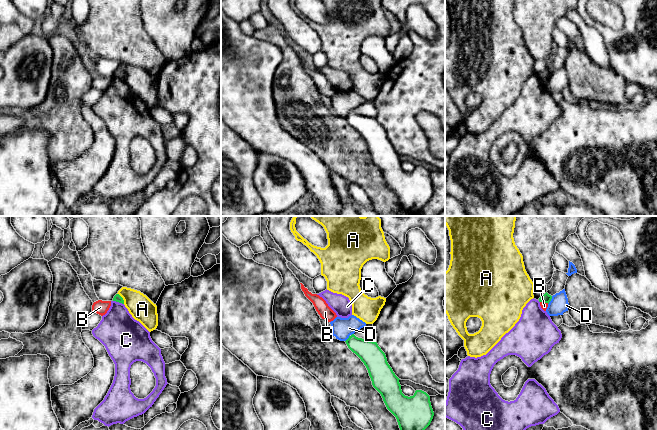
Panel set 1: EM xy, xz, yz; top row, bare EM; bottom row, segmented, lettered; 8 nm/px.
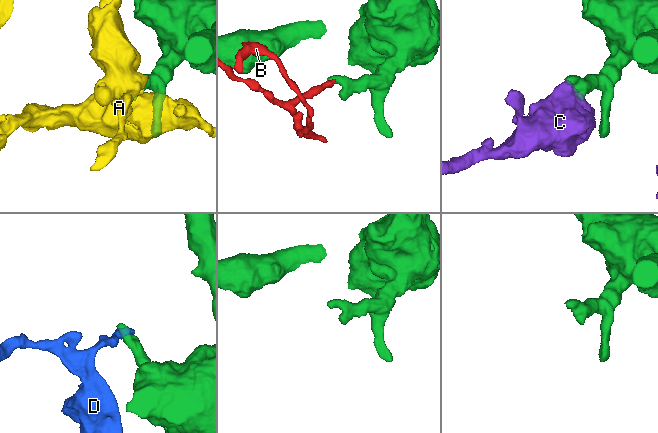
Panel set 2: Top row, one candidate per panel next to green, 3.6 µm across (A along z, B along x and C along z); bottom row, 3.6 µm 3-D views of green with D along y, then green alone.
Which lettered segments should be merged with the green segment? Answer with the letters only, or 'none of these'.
none of these

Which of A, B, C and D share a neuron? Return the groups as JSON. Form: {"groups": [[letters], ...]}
{"groups": [["A"], ["B"], ["C"], ["D"]]}

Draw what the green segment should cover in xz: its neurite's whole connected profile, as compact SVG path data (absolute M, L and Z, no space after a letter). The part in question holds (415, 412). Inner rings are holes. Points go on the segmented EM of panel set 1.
M354 334L345 342L366 366L373 387L396 417L400 430L425 430L434 416L430 396L422 390L416 390L410 397L402 393L400 379L377 342L358 338Z

